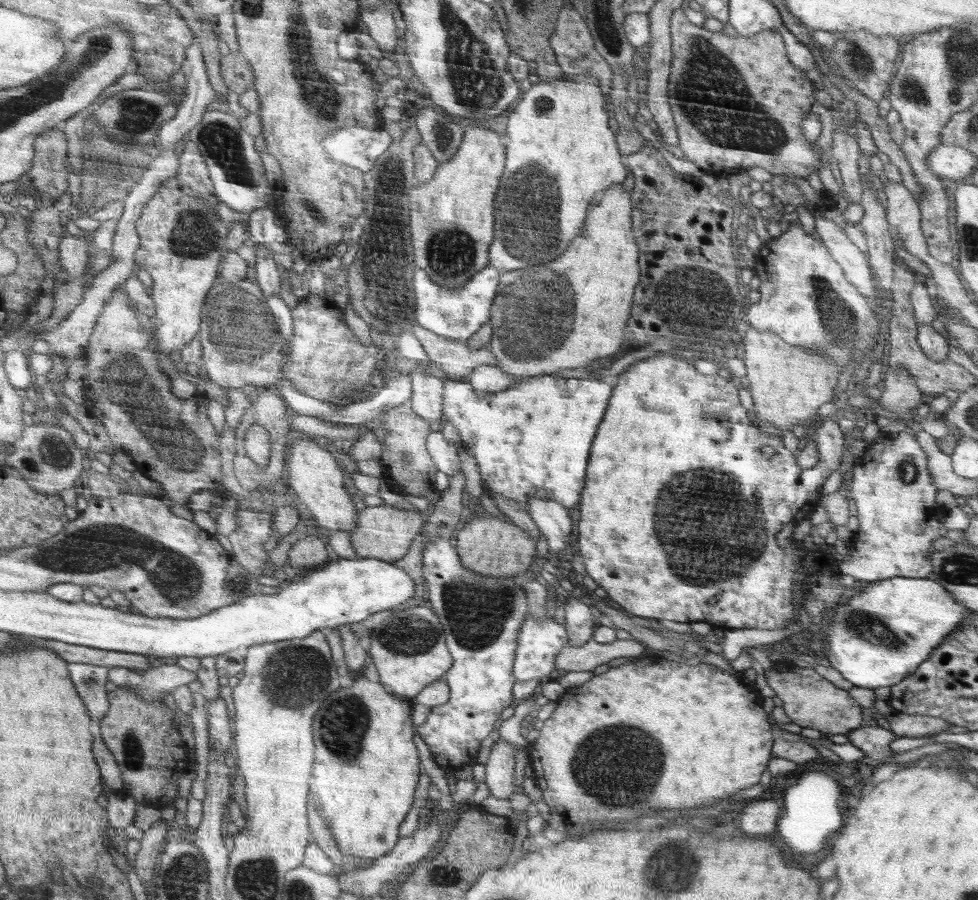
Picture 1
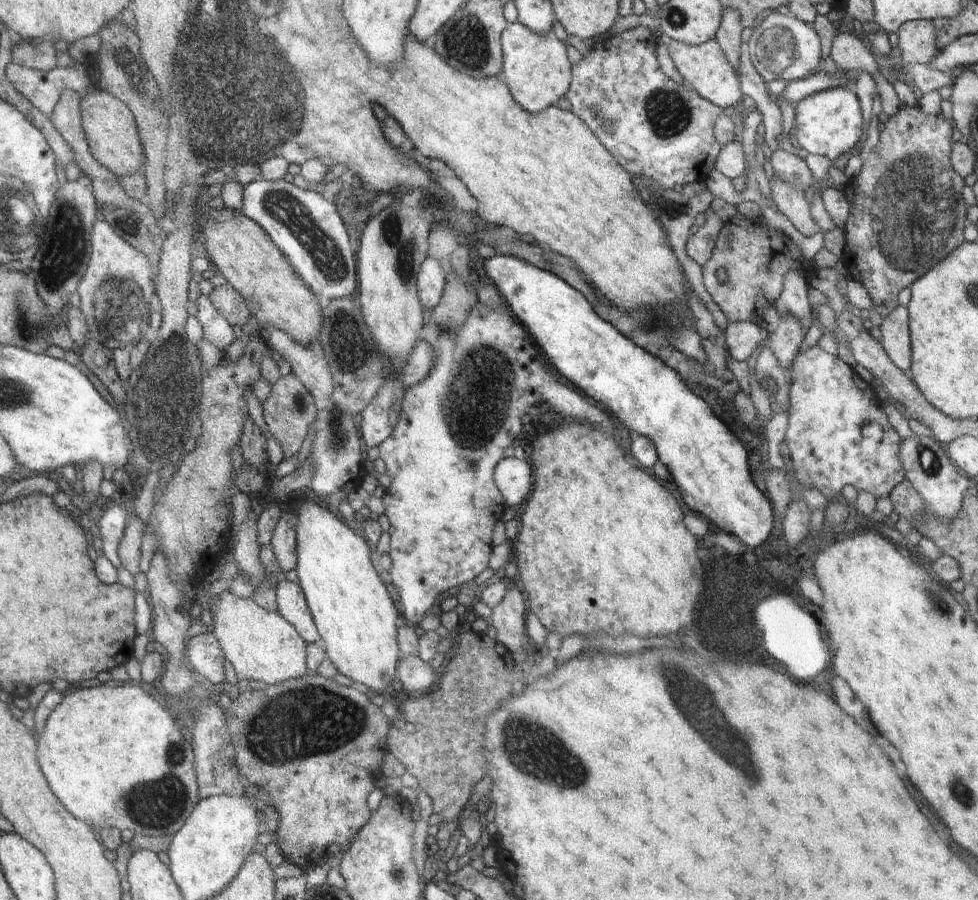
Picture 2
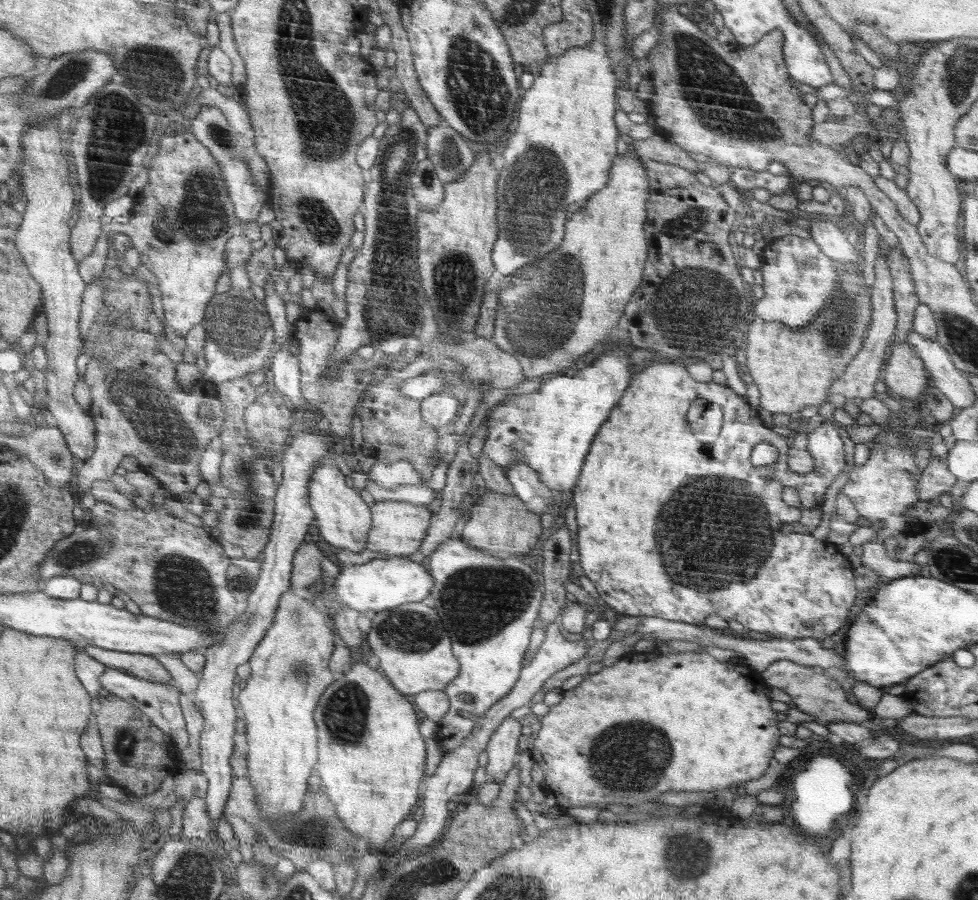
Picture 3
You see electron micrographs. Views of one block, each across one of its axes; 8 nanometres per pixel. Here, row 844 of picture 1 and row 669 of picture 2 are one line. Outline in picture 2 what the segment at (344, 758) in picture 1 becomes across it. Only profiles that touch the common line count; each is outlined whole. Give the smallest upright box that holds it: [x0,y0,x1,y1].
[296,498,398,695]

